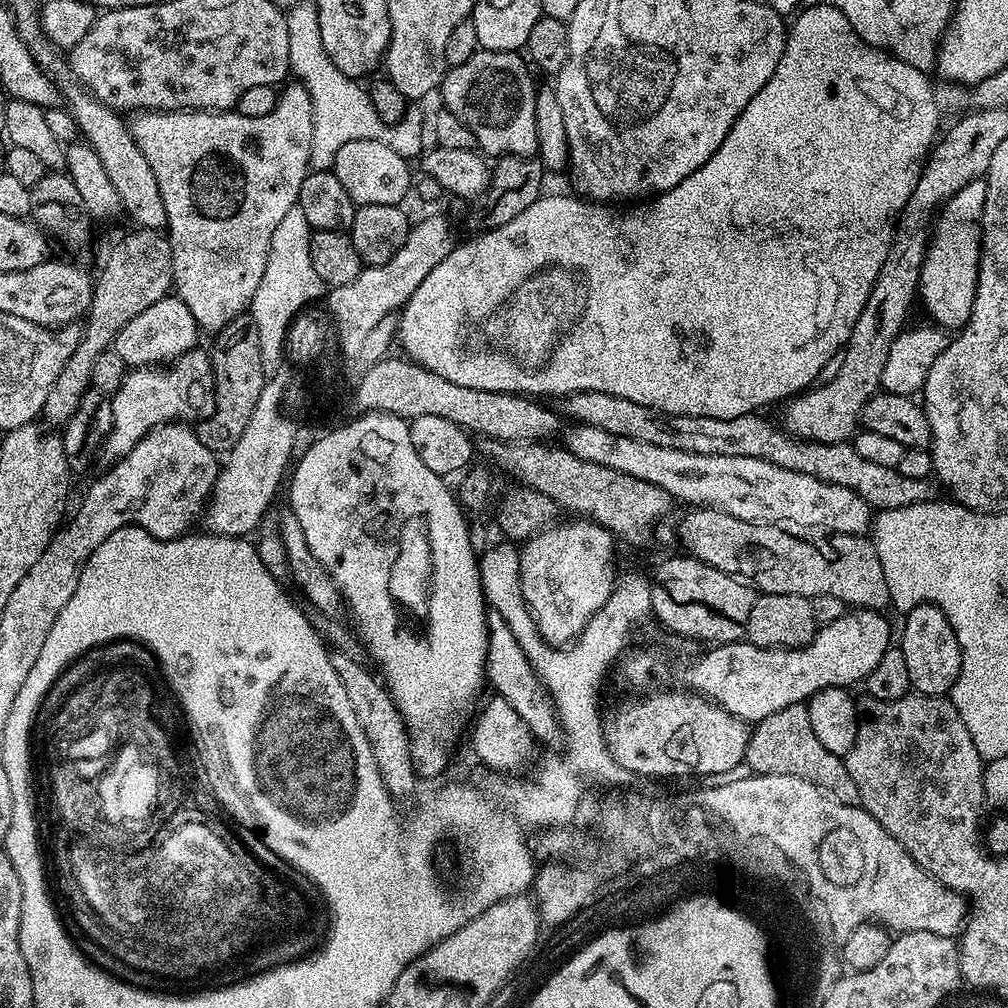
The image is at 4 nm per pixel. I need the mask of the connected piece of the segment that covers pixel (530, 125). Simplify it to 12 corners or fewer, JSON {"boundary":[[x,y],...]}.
{"boundary":[[520,52],[445,71],[443,107],[492,158],[535,157],[538,84]]}

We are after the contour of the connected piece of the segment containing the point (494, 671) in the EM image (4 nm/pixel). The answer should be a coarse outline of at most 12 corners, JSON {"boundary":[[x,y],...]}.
{"boundary":[[488,617],[486,680],[537,741],[561,739],[556,708],[510,626]]}

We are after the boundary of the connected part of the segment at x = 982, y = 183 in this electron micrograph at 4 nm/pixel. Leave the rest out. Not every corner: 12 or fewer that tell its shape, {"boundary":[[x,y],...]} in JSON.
{"boundary":[[987,179],[940,209],[920,267],[929,321],[972,313]]}

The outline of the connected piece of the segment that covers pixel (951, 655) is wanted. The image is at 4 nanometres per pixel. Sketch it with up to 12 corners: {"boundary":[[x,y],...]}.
{"boundary":[[920,604],[898,647],[912,688],[948,696],[962,666],[946,614]]}

